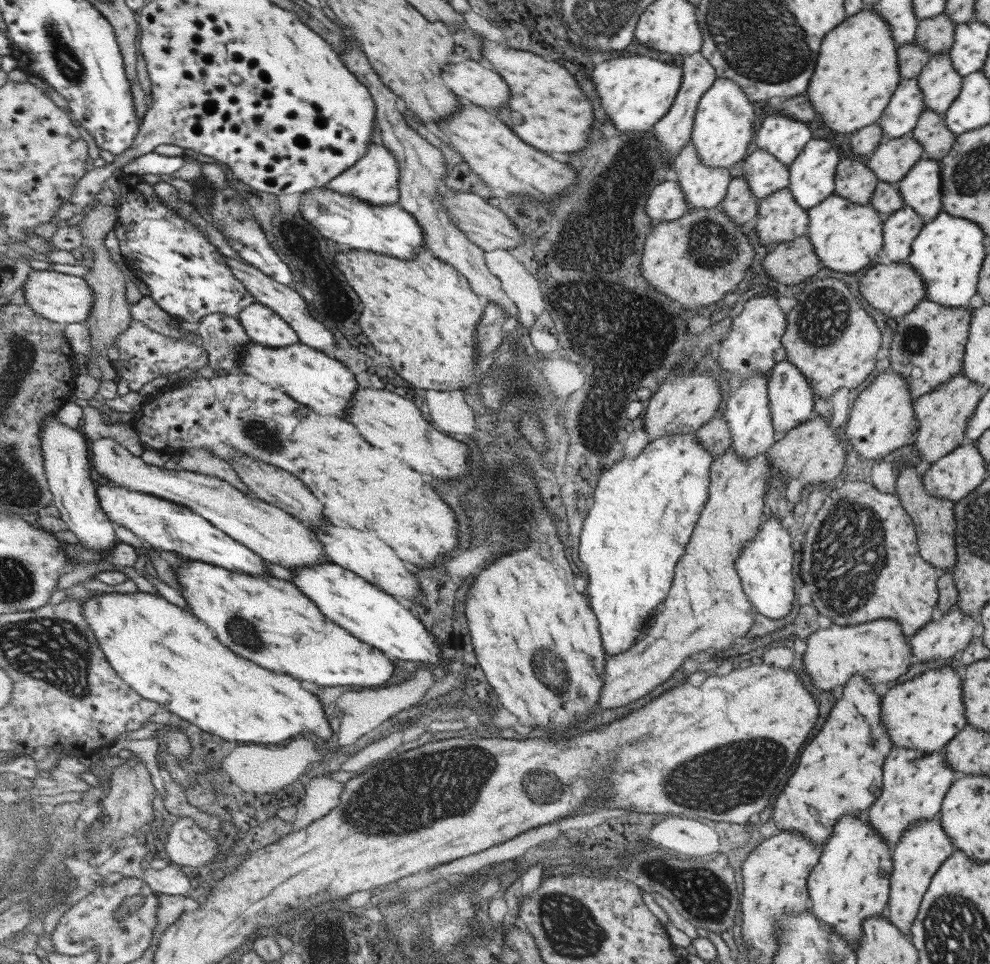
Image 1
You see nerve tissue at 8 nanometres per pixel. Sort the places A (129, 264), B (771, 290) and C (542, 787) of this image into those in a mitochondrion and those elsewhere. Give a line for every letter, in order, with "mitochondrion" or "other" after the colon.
A: other
B: other
C: mitochondrion

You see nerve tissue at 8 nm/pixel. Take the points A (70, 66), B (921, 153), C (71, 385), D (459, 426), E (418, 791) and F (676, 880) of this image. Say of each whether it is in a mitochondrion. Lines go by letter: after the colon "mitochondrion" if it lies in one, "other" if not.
A: mitochondrion
B: other
C: other
D: other
E: mitochondrion
F: mitochondrion

